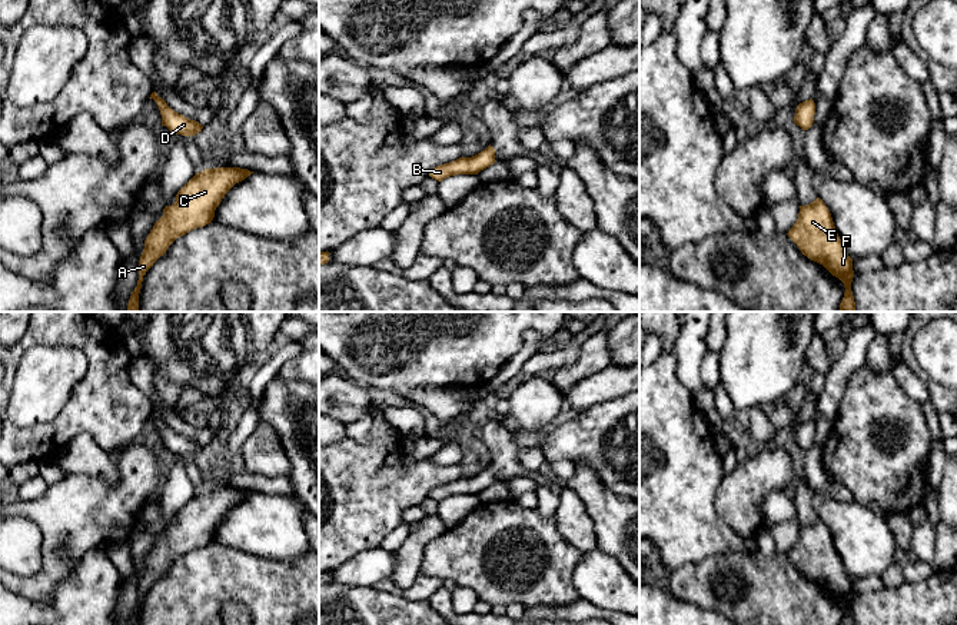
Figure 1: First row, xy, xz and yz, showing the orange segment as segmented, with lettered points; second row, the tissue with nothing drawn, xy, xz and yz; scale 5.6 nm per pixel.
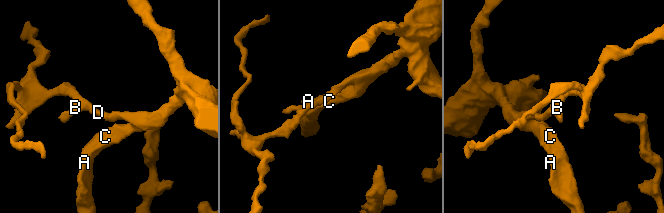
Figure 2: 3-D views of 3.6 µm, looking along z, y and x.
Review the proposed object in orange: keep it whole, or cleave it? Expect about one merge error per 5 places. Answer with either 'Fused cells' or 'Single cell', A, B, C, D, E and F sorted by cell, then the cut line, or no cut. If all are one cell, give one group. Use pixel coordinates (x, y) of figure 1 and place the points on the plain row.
Single cell. Groups: A B C D E F. No split

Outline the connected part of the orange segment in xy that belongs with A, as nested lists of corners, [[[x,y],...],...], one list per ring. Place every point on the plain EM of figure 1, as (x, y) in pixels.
[[[215,488],[196,493],[176,515],[176,522],[163,529],[163,536],[154,543],[153,549],[144,561],[144,569],[139,581],[139,601],[132,612],[127,625],[139,625],[139,614],[143,596],[153,584],[166,574],[169,566],[180,556],[193,549],[212,543],[215,531],[220,525],[225,515],[239,502],[245,501],[253,492],[240,488]]]

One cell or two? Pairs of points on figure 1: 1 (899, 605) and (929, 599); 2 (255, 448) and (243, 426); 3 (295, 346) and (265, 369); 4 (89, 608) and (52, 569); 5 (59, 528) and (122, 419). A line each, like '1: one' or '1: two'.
1: one
2: two
3: one
4: two
5: two

